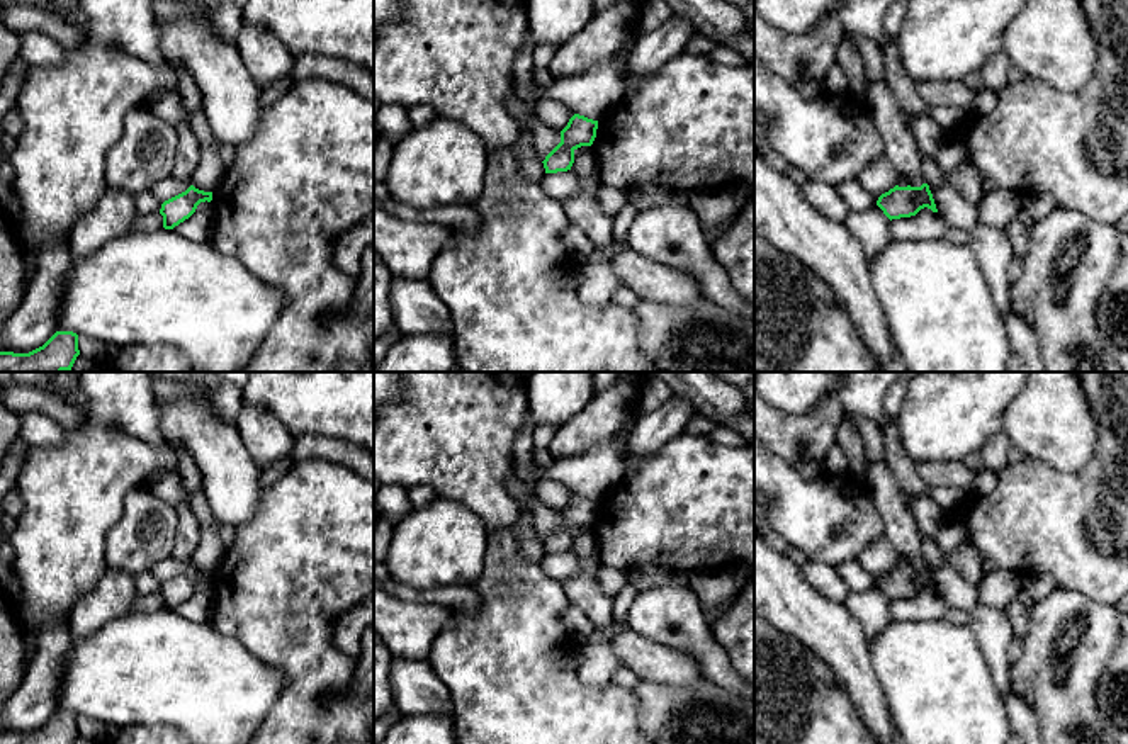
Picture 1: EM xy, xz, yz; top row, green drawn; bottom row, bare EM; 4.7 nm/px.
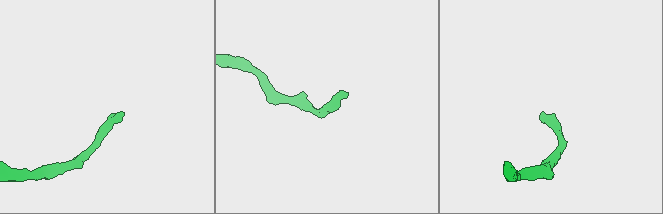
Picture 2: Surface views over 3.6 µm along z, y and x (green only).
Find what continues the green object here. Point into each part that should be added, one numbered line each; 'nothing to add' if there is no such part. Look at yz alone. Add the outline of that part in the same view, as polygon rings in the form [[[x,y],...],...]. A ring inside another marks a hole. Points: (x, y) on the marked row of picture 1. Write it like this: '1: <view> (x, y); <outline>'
1: yz (901, 150); [[[885,76],[870,83],[866,99],[873,122],[883,139],[885,160],[907,185],[921,187],[928,183],[922,173],[921,149]]]

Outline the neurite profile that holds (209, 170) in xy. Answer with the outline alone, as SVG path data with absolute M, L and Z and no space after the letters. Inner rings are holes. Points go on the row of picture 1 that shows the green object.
M212 141L202 149L200 160L192 173L192 185L204 192L214 192L226 168L219 156L219 143Z

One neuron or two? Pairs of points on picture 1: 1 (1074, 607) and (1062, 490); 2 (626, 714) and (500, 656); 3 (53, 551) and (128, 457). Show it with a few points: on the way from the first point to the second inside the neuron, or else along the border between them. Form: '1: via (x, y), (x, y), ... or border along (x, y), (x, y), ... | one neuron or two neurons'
1: border along (1059, 585), (1110, 605) | two neurons
2: via (595, 714), (558, 714), (530, 687) | one neuron
3: via (62, 527), (104, 481) | one neuron

